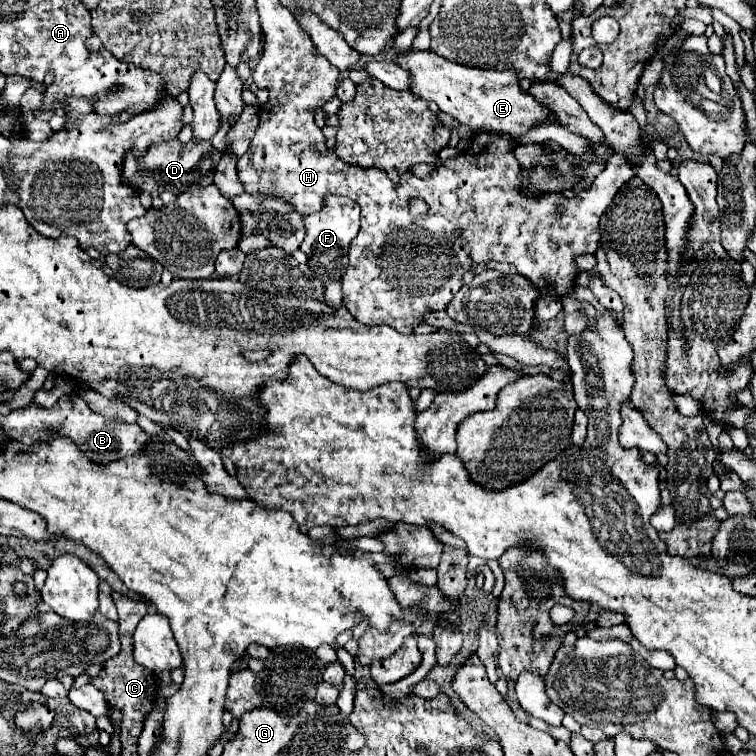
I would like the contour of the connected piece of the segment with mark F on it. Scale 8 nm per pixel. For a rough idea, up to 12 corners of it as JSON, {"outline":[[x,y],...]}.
{"outline":[[327,195],[303,217],[301,249],[323,283],[347,269],[359,205]]}

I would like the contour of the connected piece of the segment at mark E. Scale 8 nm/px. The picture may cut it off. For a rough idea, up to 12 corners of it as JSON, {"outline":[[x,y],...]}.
{"outline":[[401,53],[409,89],[473,131],[523,137],[555,113],[485,71]]}

